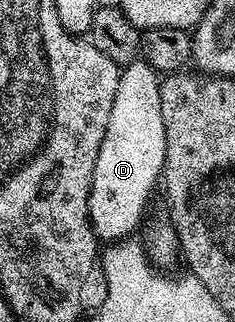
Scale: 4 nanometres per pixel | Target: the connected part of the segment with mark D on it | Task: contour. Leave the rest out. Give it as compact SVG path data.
M138 58L125 66L120 74L111 117L92 176L89 220L100 241L122 241L130 237L136 227L140 227L147 202L156 184L158 187L164 171L165 158L166 130L162 116L160 77L148 62Z

